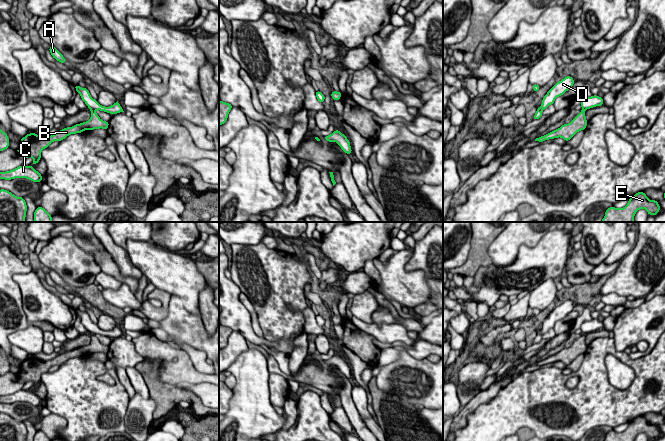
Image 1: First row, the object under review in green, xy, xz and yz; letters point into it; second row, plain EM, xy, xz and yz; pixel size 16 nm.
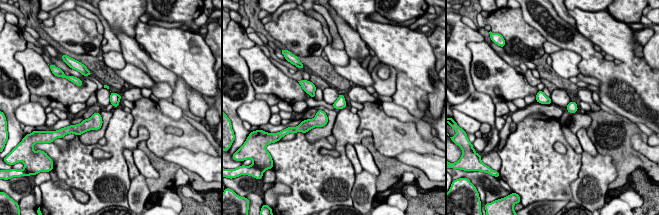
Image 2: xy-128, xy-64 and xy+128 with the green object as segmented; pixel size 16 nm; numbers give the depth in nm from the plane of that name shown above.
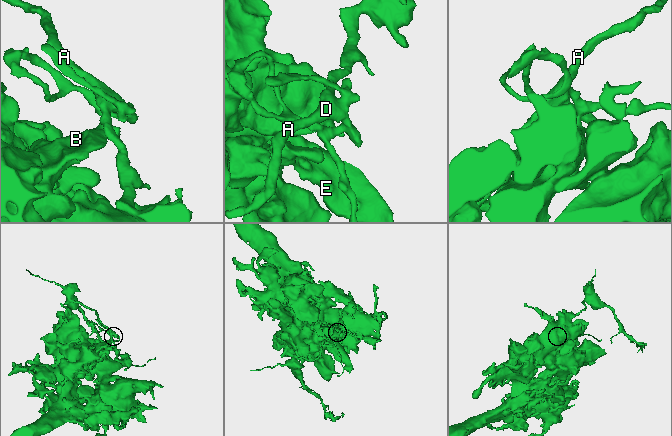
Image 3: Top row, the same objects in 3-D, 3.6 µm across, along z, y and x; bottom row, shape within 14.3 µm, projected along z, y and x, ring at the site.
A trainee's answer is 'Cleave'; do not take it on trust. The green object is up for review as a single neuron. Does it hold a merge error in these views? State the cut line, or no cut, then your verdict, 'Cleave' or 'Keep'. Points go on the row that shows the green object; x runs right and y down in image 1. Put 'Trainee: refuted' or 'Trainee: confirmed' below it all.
Split along xy (91, 109), (94, 111). Cleave
Trainee: confirmed

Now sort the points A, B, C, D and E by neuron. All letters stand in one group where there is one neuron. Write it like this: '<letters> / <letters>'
A D / B C E

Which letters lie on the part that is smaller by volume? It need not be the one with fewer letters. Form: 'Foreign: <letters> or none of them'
Foreign: A, D

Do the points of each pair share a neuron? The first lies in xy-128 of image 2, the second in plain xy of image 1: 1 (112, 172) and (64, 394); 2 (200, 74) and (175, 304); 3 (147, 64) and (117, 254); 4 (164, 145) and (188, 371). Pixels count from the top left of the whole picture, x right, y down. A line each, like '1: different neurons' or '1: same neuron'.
1: same neuron
2: different neurons
3: same neuron
4: same neuron

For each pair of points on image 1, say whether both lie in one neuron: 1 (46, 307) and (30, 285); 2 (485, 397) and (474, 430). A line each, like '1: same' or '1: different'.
1: same
2: different

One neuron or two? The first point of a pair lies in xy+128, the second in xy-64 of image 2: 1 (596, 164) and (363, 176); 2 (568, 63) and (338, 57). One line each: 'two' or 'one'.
1: one
2: two

